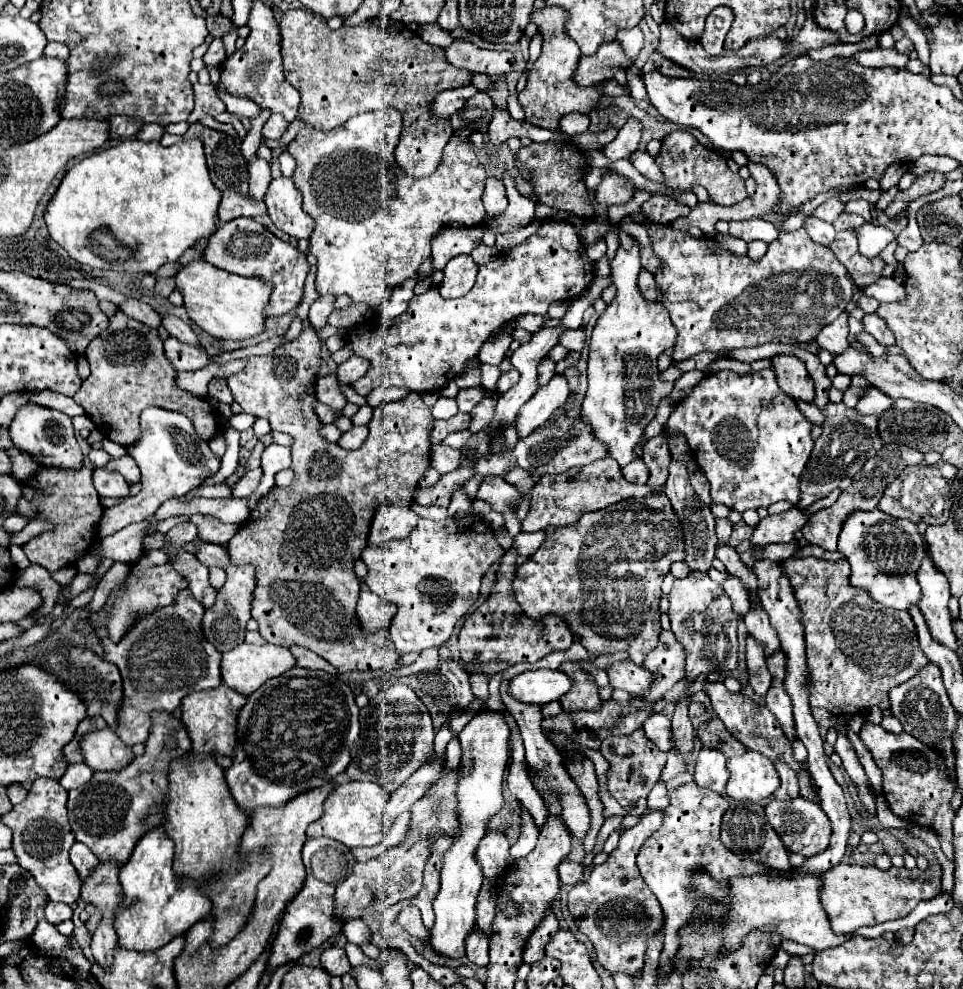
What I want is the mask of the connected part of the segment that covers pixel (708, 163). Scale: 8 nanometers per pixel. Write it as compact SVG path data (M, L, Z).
M687 131L669 133L661 141L661 153L663 151L669 155L669 165L659 165L659 167L661 167L661 173L665 177L663 185L667 189L671 189L675 193L685 193L685 191L691 191L693 185L701 185L711 195L713 203L723 206L735 205L747 197L745 181L739 177L739 173L729 171L723 153L705 149L691 133L687 133Z

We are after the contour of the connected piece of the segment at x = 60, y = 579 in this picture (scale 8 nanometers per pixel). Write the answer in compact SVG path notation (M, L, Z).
M65 567L65 569L57 569L57 573L51 573L51 577L61 585L61 587L65 587L69 581L71 581L71 577L75 575L77 571L75 571L75 567Z

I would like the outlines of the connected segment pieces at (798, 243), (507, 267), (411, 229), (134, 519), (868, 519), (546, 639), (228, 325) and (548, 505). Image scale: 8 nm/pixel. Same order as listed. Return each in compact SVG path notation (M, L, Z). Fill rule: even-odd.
M651 223L651 231L649 231L649 237L653 241L653 249L657 253L657 257L661 259L661 269L659 273L655 275L657 279L657 287L661 289L661 297L657 297L657 301L669 311L671 315L671 321L673 325L677 327L677 341L673 345L673 353L671 353L671 359L673 361L685 361L693 355L697 355L699 351L729 351L729 349L739 349L739 347L755 347L755 345L765 345L765 343L807 343L807 341L813 341L817 337L817 333L827 325L831 323L835 317L839 317L843 313L843 303L849 303L853 293L855 293L855 285L853 281L849 281L849 273L845 269L845 265L841 265L833 251L829 247L823 247L823 245L817 245L815 241L811 241L811 237L805 233L805 229L799 229L799 231L793 231L793 233L787 233L787 231L781 231L779 239L769 243L769 249L767 253L759 259L759 261L751 261L749 257L737 257L735 253L729 253L727 249L721 249L721 245L712 238L691 237L689 233L683 233L683 231L673 231L673 229L667 229L663 225L653 225Z
M545 221L533 237L483 265L467 295L443 299L437 289L429 289L423 295L415 295L401 317L385 321L371 317L349 329L345 333L347 345L355 355L371 363L367 373L353 383L353 389L363 397L377 387L389 385L407 387L417 393L439 391L463 371L467 361L479 355L479 349L495 331L525 313L545 317L551 303L573 301L593 279L595 265L587 257L585 245L573 226Z
M393 107L369 111L351 117L333 131L303 127L287 147L289 155L297 161L293 183L303 195L303 211L315 221L315 231L309 237L309 253L317 257L315 289L319 295L347 295L353 303L367 303L371 307L383 305L401 281L417 277L421 263L431 255L431 239L437 233L445 228L473 228L487 215L481 201L487 173L469 141L453 135L443 149L437 171L415 179L405 175L395 163L401 123L401 113Z
M149 407L141 413L141 439L135 445L127 447L127 453L141 469L143 489L139 495L103 511L101 521L97 523L97 535L101 539L131 523L139 523L151 517L167 499L189 493L191 489L199 487L207 477L213 477L221 467L221 459L209 449L207 441L201 441L185 415L159 407Z
M879 509L851 513L839 535L839 551L851 565L849 583L867 591L873 601L905 611L919 603L921 587L917 583L917 569L927 555L927 547L915 523L889 517Z
M513 549L505 551L491 595L473 615L465 619L459 631L459 651L461 651L461 659L467 663L485 663L485 661L535 663L545 655L549 655L551 651L569 649L573 643L571 631L565 627L565 623L557 615L549 615L543 619L545 631L539 629L539 623L525 617L525 613L517 605L511 591L511 581L515 577L515 559L517 559L517 553Z
M193 261L185 265L175 277L177 289L183 293L185 309L193 323L197 323L203 331L219 339L249 339L265 331L265 305L269 303L271 289L269 281L261 281L259 277L241 277L227 271L221 271L205 261Z
M603 457L591 465L575 467L561 475L541 477L531 491L531 509L521 525L523 525L523 531L529 531L529 533L545 529L549 525L553 525L553 527L575 525L579 521L579 517L589 511L605 509L613 503L619 503L619 501L631 499L631 497L635 497L635 499L647 497L651 493L653 493L653 489L647 485L635 485L635 483L625 481L617 461L613 461L611 457Z

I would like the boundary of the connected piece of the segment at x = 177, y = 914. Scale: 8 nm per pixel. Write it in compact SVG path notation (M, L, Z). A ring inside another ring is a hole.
M163 827L153 829L151 833L143 835L141 841L137 843L129 863L125 863L119 869L119 883L121 883L121 893L123 901L115 909L115 933L117 933L117 945L123 949L133 949L133 951L155 951L163 945L169 943L169 939L183 935L187 929L191 929L195 923L207 919L211 913L211 901L199 891L201 883L185 877L177 877L171 869L173 865L173 841L167 837Z

